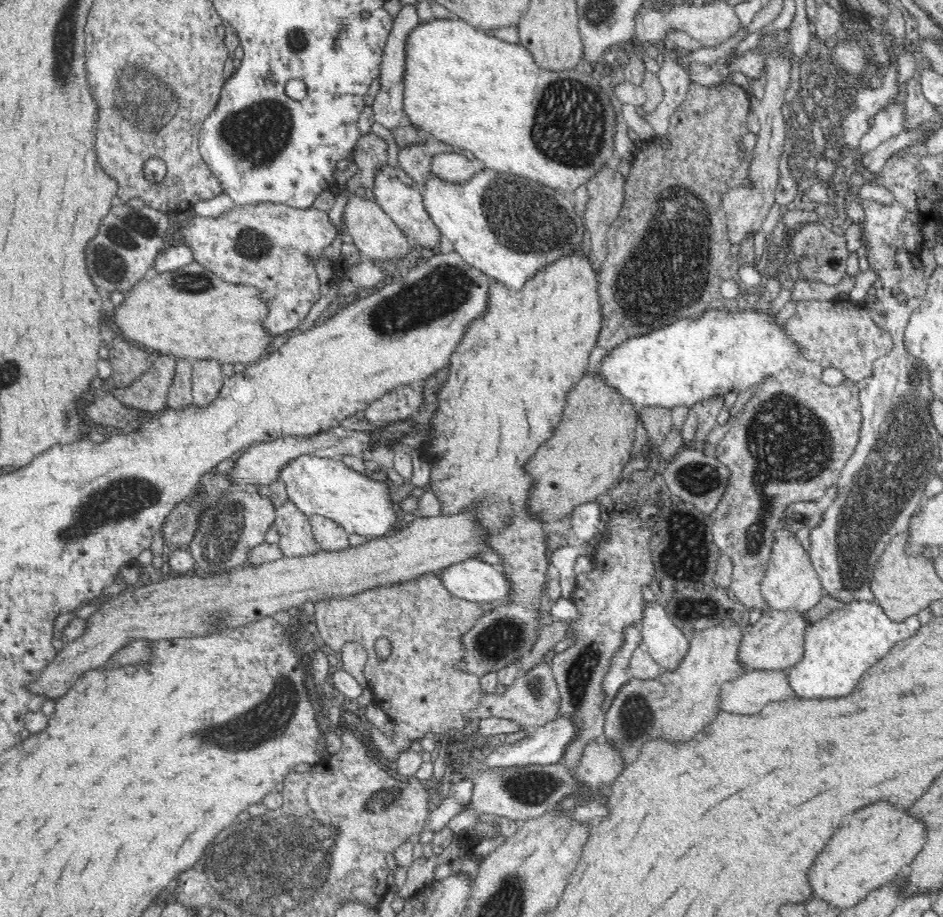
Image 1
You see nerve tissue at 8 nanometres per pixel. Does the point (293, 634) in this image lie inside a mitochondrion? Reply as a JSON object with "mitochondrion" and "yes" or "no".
{"mitochondrion":"no"}

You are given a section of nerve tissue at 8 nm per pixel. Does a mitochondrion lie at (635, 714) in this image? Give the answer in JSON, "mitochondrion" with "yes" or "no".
{"mitochondrion":"yes"}

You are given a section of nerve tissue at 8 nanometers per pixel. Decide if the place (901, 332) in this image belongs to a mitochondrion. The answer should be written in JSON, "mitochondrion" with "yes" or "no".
{"mitochondrion":"no"}

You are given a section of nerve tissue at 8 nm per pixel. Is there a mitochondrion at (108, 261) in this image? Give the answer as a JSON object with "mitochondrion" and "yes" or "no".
{"mitochondrion":"yes"}

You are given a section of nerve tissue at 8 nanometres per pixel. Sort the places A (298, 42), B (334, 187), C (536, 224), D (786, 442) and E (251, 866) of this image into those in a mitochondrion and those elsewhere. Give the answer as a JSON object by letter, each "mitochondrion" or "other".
{"A":"mitochondrion","B":"other","C":"mitochondrion","D":"mitochondrion","E":"mitochondrion"}

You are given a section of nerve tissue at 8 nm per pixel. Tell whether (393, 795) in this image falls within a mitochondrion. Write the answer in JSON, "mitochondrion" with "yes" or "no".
{"mitochondrion":"no"}

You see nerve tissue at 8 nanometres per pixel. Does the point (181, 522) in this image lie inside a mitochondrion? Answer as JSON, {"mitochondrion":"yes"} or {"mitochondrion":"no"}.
{"mitochondrion":"yes"}

